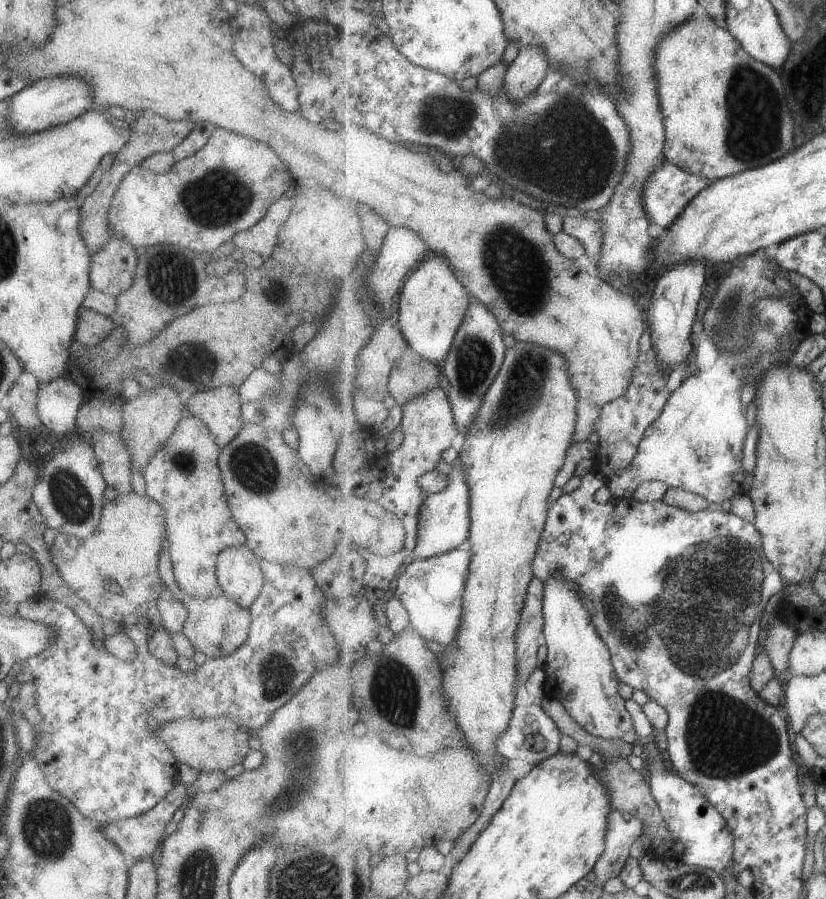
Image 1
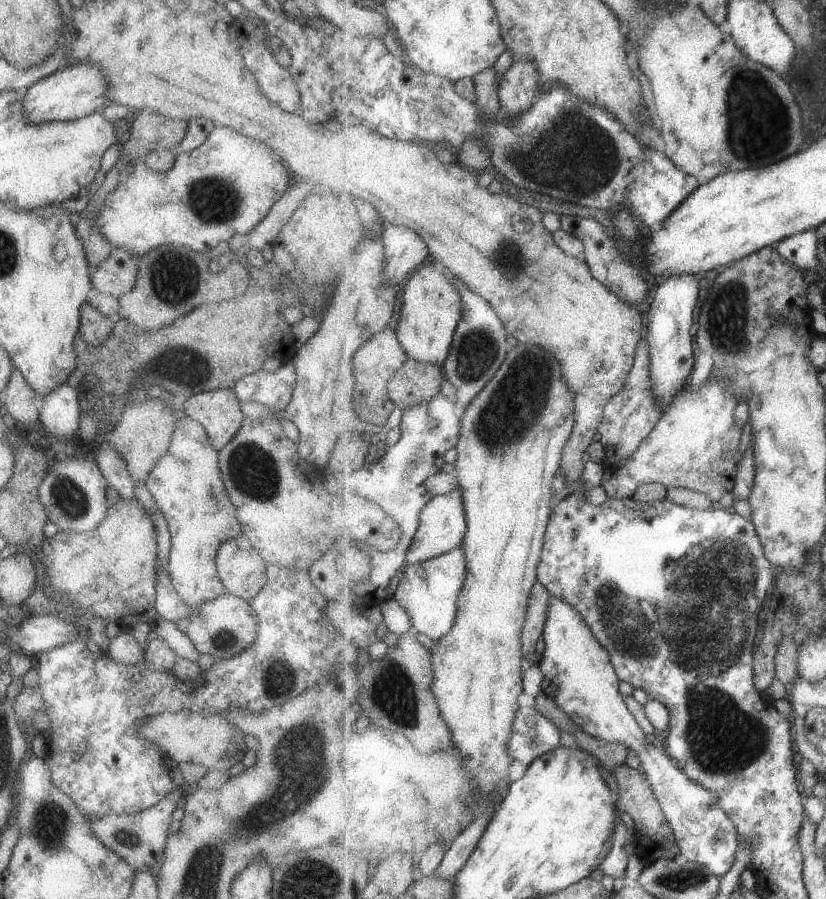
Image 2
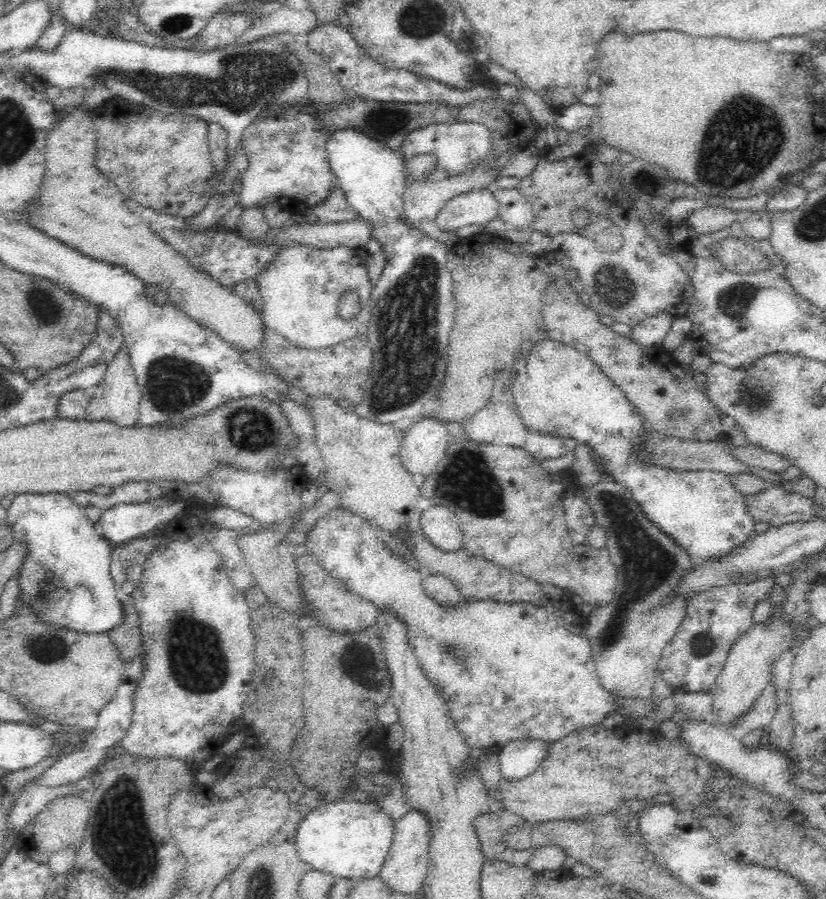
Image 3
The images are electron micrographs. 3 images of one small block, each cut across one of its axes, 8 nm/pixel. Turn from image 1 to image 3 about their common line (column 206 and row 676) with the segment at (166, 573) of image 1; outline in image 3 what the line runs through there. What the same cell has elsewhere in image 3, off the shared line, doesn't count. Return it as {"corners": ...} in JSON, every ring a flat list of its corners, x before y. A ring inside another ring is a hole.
{"corners":[[605,478,598,484,590,486,586,497,596,517,596,524,605,530,606,549,617,570,617,590,612,602,594,607,588,616,586,636,590,641,591,653,596,663,595,671,602,688,610,691,614,697,649,699,657,678,657,666,662,651,684,618,686,601,682,597,674,597,672,592,678,586,680,578,691,569,691,557,642,513,631,492,622,485]]}

